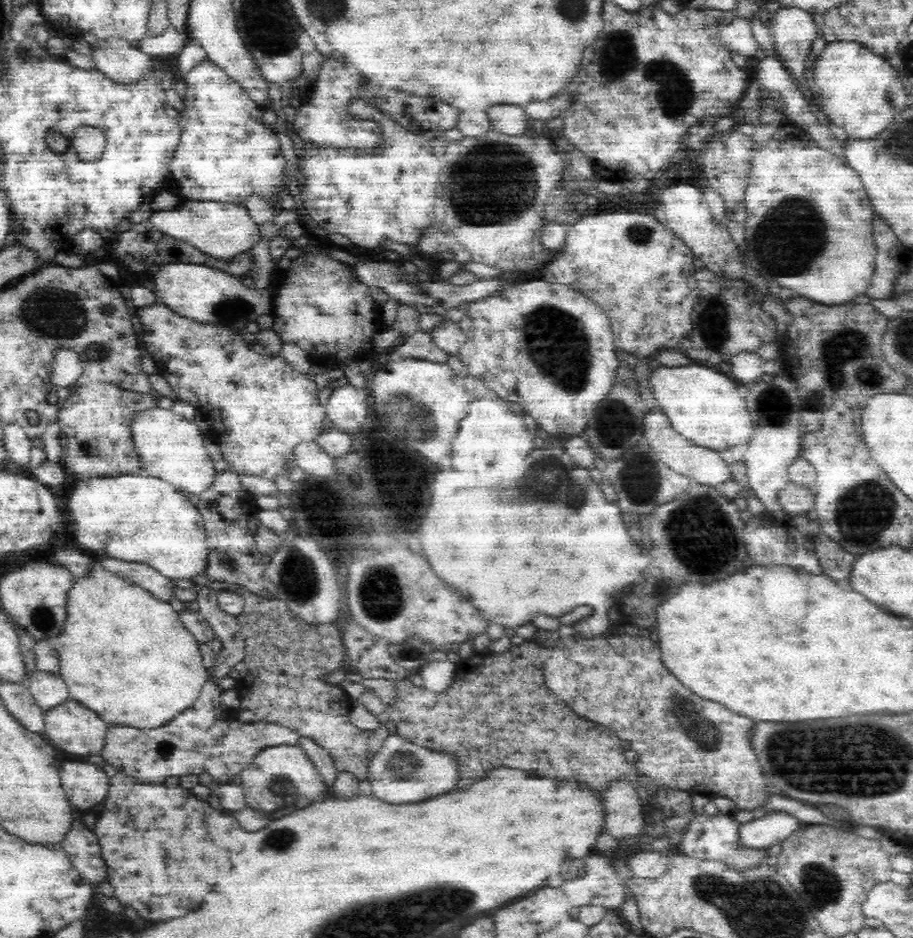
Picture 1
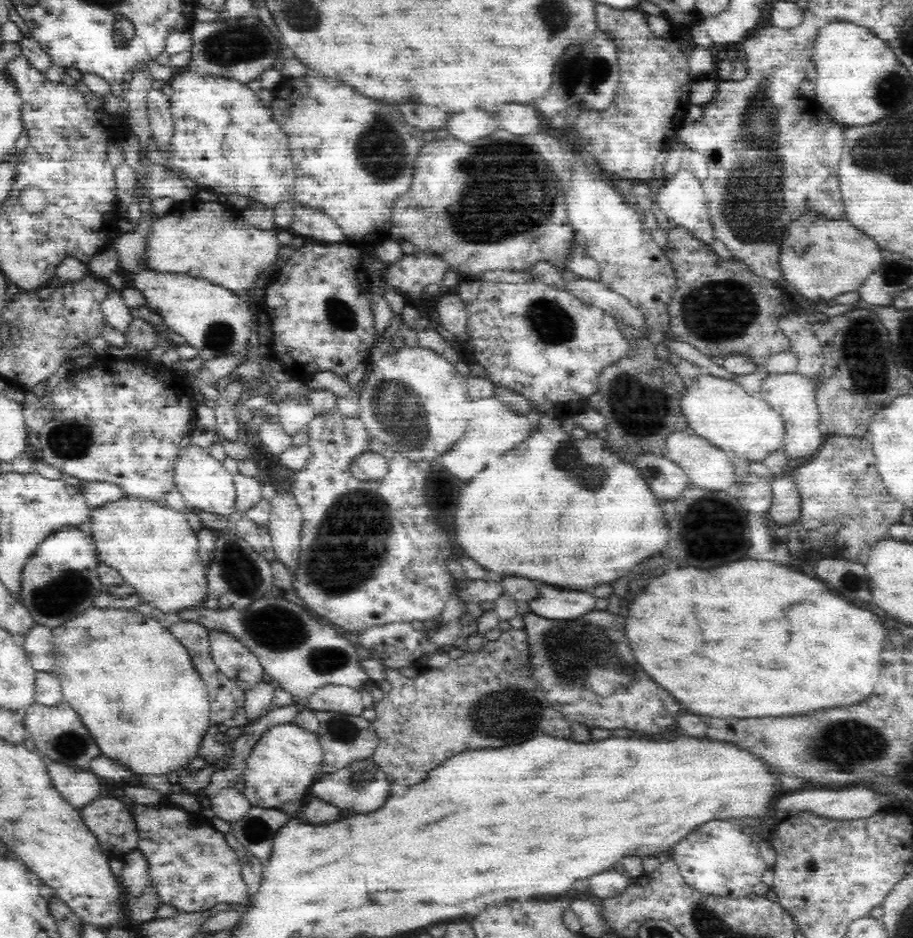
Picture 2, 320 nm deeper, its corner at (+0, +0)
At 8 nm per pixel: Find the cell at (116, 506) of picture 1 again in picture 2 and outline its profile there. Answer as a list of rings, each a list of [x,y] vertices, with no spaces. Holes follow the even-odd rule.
[[[126,492],[114,500],[102,502],[90,507],[88,512],[90,522],[90,539],[96,547],[100,561],[118,570],[124,575],[126,583],[136,586],[140,593],[139,600],[148,603],[163,612],[178,611],[183,607],[196,606],[202,602],[209,591],[204,578],[202,563],[200,563],[199,536],[186,519],[186,513],[174,510],[162,499],[144,498]]]

